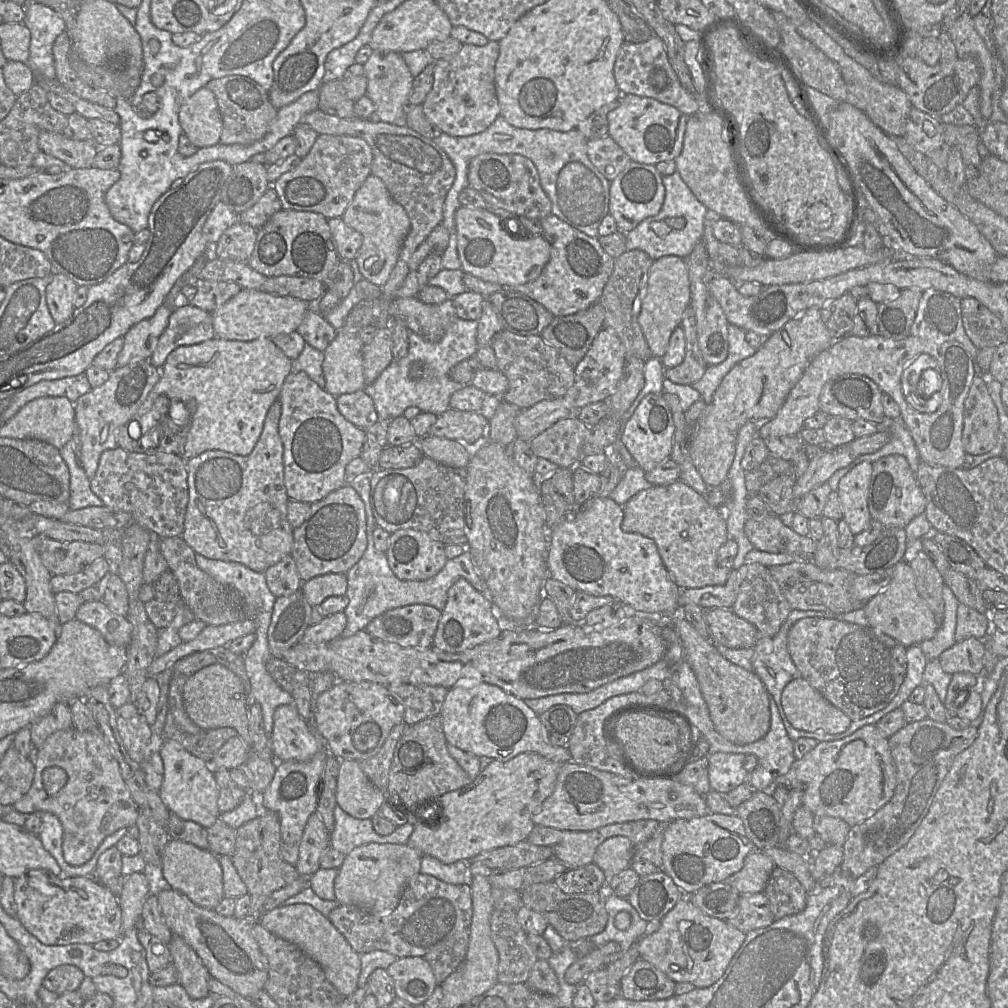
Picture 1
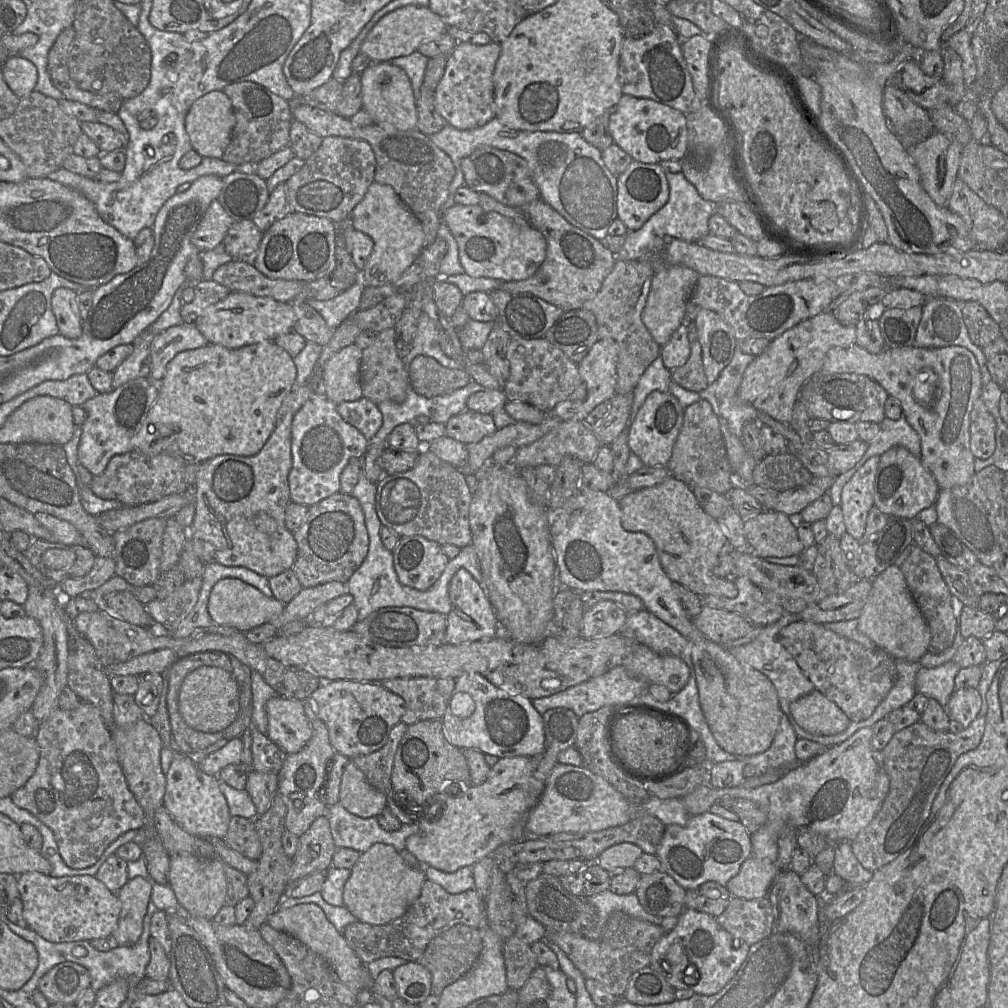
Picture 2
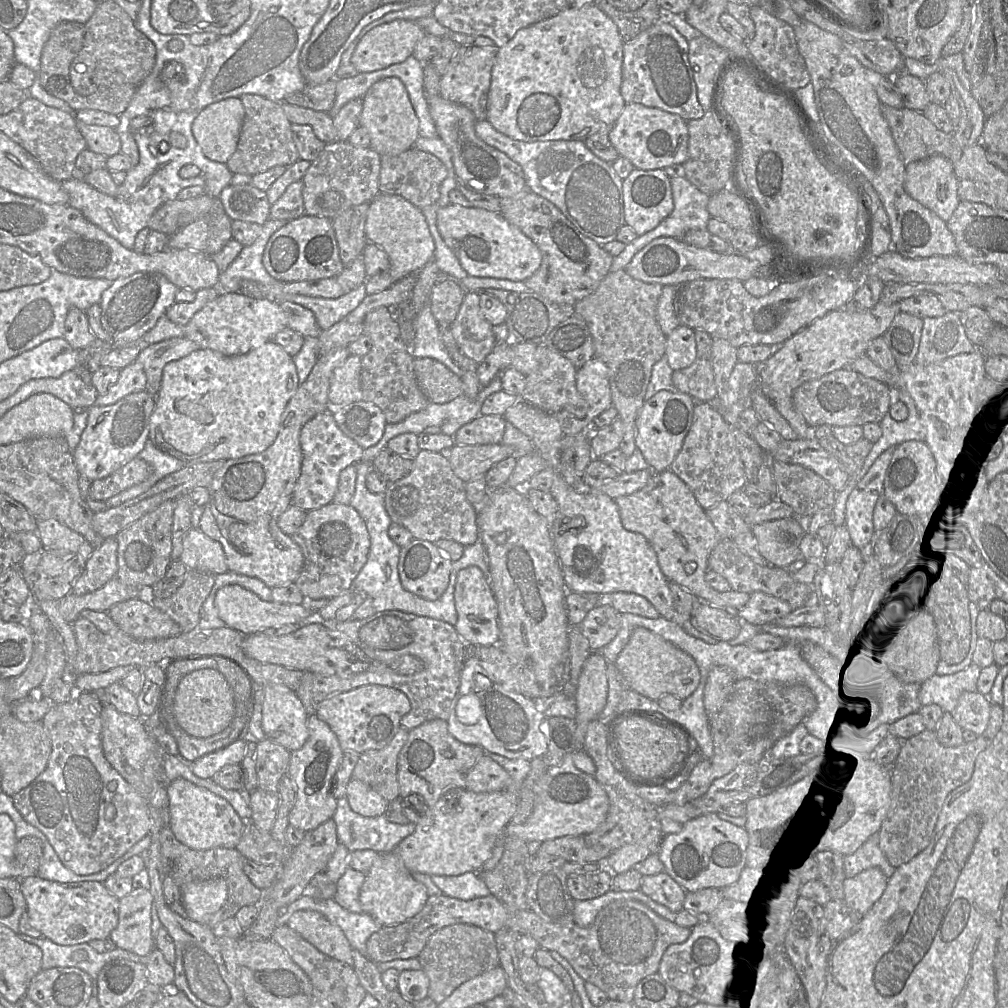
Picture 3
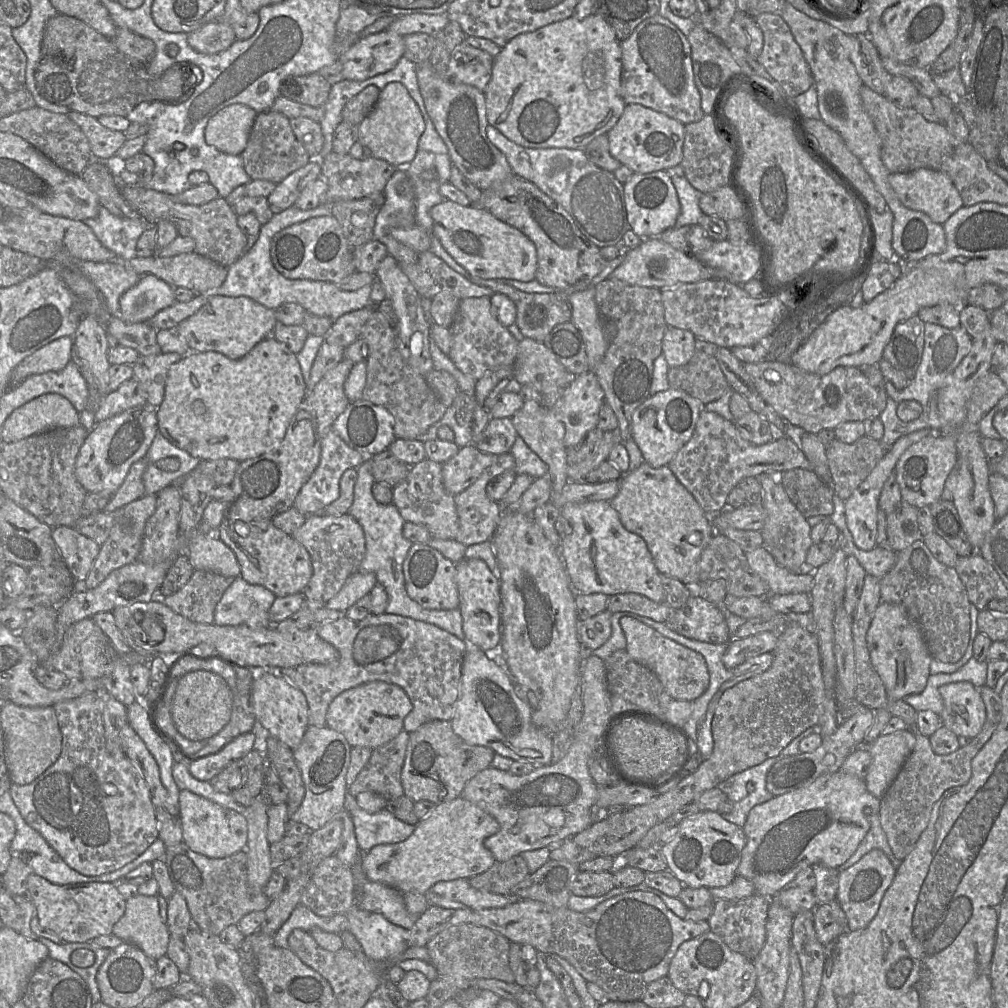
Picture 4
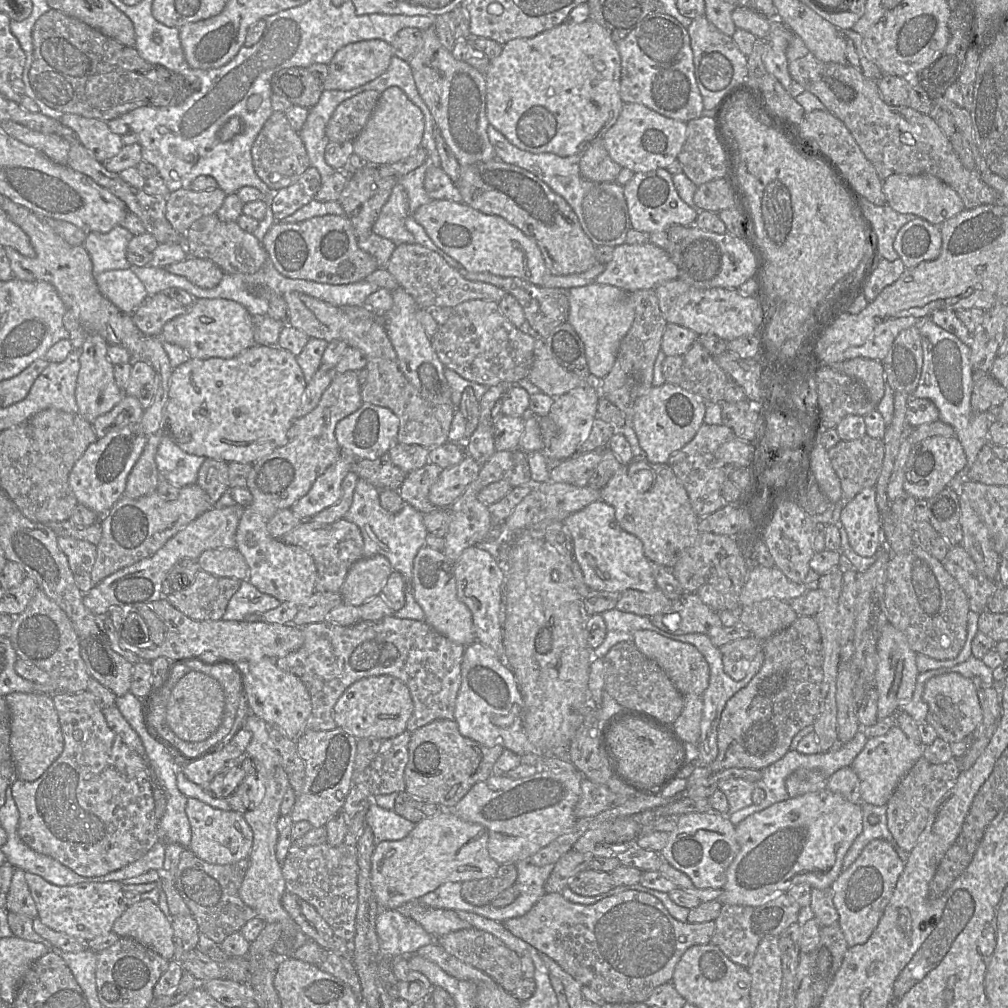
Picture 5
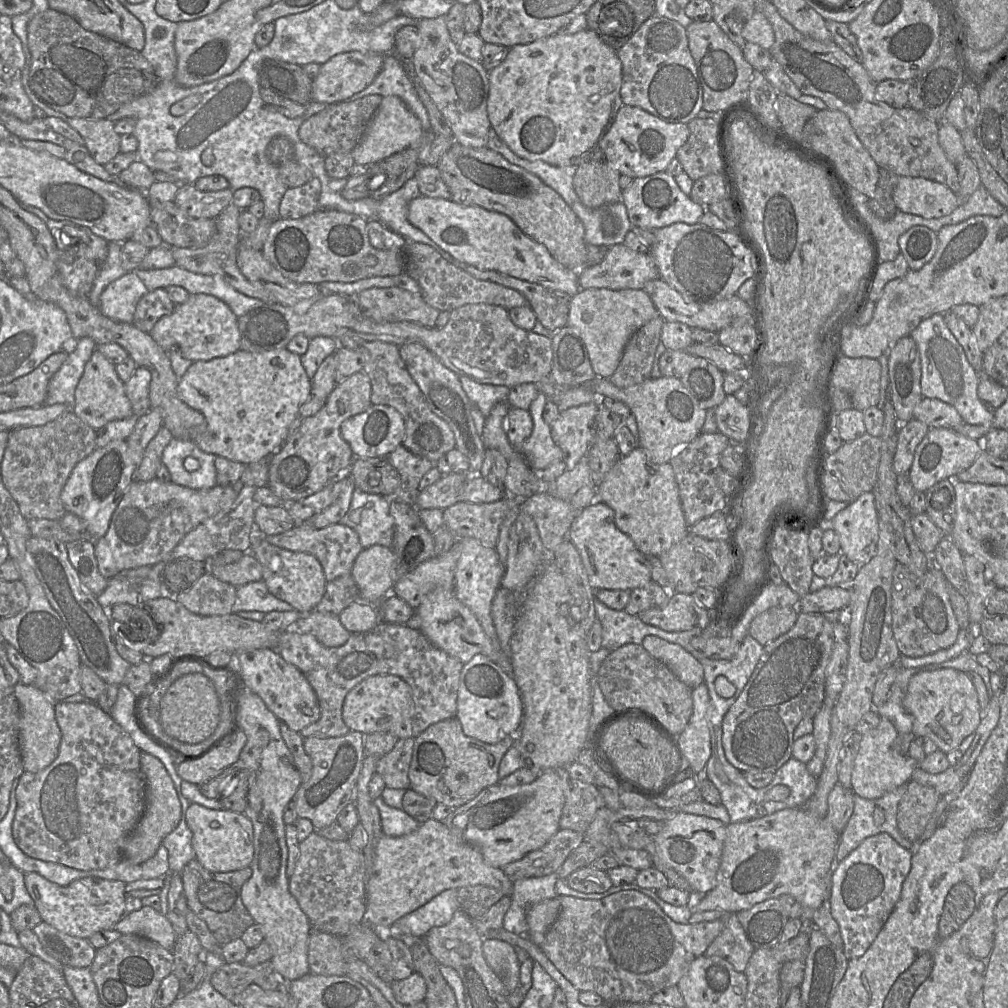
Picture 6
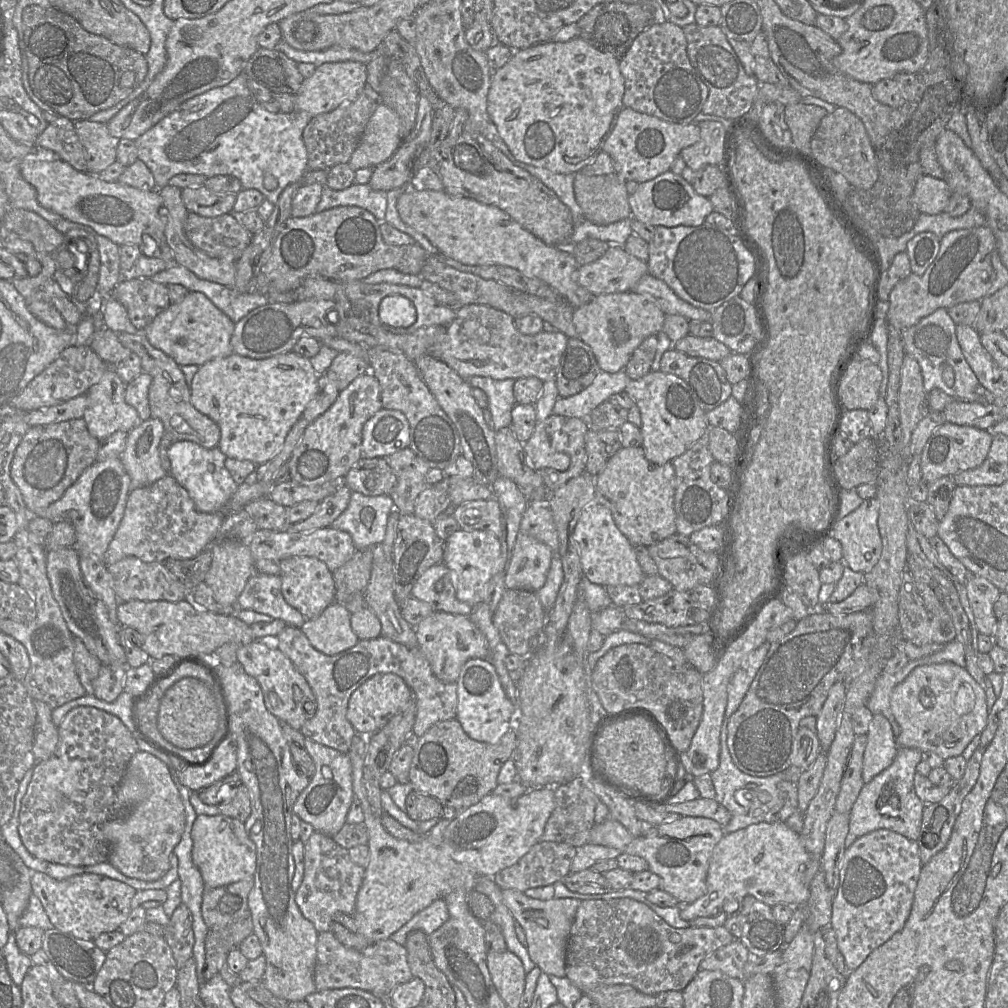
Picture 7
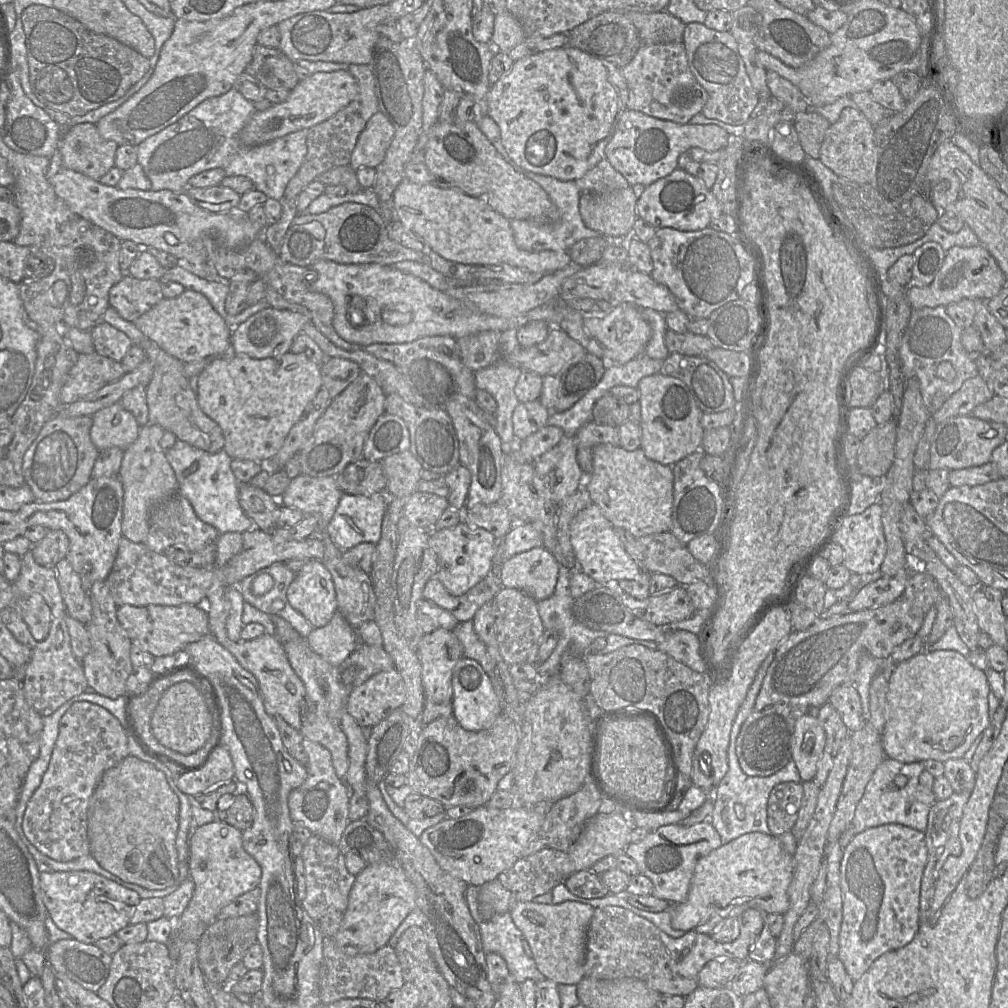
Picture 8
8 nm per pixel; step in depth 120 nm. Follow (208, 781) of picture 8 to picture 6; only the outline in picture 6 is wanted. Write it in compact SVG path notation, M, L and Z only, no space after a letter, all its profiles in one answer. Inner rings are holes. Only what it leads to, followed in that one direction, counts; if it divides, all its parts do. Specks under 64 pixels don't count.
M237 728L225 741L202 758L185 759L177 766L179 777L198 786L206 783L236 763L246 742L246 734L242 729Z

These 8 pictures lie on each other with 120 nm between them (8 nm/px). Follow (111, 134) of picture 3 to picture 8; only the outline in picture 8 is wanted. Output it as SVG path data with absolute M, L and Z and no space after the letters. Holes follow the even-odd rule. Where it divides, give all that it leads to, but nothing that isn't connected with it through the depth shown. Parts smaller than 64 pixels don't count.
M82 123L65 128L59 141L59 164L99 180L115 166L118 144L104 139L96 124Z

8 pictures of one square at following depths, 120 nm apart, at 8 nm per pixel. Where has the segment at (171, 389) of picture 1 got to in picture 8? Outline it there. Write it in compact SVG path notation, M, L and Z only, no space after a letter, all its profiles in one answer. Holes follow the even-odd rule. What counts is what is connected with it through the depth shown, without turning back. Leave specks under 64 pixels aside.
M286 352L277 357L263 359L232 354L215 357L198 375L197 402L201 410L213 419L224 435L223 450L232 458L268 463L281 449L294 424L298 422L308 404L322 387L320 364L305 354Z

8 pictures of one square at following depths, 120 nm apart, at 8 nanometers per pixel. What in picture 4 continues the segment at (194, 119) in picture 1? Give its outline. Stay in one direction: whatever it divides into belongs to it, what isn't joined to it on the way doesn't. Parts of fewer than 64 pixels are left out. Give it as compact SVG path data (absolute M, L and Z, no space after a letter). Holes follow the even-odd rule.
M231 104L213 115L204 131L205 141L220 152L241 155L246 148L256 111L243 104Z

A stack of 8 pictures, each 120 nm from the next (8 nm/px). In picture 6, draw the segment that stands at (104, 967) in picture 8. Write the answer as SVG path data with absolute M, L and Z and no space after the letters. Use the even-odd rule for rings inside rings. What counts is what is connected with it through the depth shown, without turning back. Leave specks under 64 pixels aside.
M41 921L33 931L43 949L63 966L91 967L97 950L89 939L71 936L44 921Z

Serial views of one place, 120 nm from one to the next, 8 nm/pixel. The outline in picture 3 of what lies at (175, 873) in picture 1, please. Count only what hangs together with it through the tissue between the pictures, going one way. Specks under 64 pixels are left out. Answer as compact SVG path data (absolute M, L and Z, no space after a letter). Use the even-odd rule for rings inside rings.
M222 878L191 881L180 886L182 904L188 918L208 925L227 899L228 887Z

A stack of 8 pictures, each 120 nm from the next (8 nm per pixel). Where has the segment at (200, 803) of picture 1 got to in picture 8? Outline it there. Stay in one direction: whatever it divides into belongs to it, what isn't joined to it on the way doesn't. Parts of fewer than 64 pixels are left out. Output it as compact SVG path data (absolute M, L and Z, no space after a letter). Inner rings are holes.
M222 821L196 828L190 839L189 875L195 884L192 899L182 915L174 921L174 934L169 941L170 957L177 962L180 947L187 941L198 943L219 911L243 893L259 886L262 870L258 862L245 851L243 831Z

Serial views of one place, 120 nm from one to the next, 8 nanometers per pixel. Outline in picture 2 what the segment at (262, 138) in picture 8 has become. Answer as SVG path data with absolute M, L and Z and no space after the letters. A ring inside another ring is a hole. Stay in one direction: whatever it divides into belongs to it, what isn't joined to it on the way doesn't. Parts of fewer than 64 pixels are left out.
M407 5L383 16L366 36L360 52L372 62L390 62L412 54L426 41L441 37L447 33L447 28L441 17L432 12L430 7Z

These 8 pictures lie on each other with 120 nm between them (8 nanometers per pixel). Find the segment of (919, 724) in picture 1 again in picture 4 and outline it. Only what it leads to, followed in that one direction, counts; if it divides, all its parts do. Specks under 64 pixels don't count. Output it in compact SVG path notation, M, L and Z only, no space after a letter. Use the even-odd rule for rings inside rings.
M978 688L986 708L986 720L979 734L968 745L947 754L936 754L929 737L916 733L916 741L896 778L881 799L880 822L894 856L904 860L927 828L934 804L949 789L967 784L972 760L991 738L1001 720L1001 698L993 688Z

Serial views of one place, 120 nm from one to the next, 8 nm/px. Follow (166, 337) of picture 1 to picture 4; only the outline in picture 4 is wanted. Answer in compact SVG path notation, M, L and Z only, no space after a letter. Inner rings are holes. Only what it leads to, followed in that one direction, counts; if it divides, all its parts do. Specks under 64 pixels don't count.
M178 353L140 356L132 365L134 378L147 394L147 406L155 409L164 398L166 376L170 366L183 358Z

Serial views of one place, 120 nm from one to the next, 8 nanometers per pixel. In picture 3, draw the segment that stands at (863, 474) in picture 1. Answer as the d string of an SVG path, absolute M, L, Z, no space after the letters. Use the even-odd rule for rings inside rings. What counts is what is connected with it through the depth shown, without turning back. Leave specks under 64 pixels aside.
M890 447L877 457L846 501L845 525L852 545L859 549L869 544L876 533L873 511L879 495L883 493L886 470L895 448Z

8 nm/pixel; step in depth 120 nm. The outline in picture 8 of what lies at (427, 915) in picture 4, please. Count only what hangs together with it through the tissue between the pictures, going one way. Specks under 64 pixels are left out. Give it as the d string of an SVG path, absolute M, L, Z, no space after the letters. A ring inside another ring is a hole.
M624 907L595 908L587 930L585 975L603 980L636 978L644 981L650 988L659 991L662 995L686 997L698 987L698 974L707 962L717 958L732 958L743 963L749 959L749 947L763 928L763 921L758 908L760 907L751 907L743 912L740 917L740 936L730 943L719 943L711 935L697 930L691 930L679 938L673 938L647 919Z

